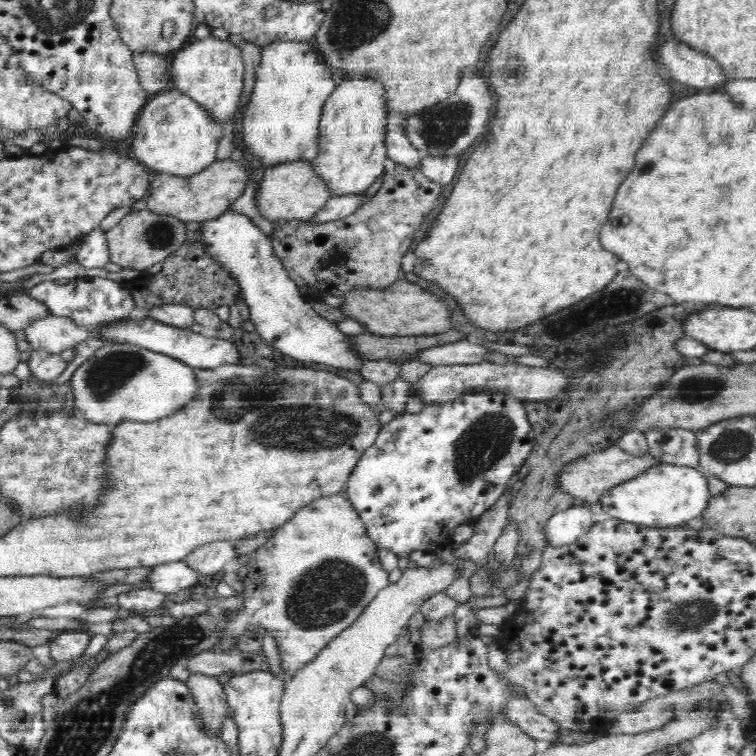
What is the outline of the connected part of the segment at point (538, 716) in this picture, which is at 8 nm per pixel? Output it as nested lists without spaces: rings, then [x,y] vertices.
[[[518,696],[510,701],[504,715],[536,739],[552,744],[561,739],[564,727],[560,726],[557,720],[542,714],[536,704],[528,698]]]

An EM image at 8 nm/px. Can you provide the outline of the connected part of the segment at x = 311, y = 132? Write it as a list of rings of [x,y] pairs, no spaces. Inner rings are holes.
[[[314,37],[310,39],[301,39],[296,41],[295,39],[277,39],[275,42],[270,42],[268,45],[264,45],[261,48],[260,62],[256,66],[256,82],[254,82],[254,90],[251,93],[249,103],[246,105],[246,110],[243,114],[242,121],[242,133],[246,145],[250,147],[250,151],[254,155],[258,155],[260,159],[264,161],[266,167],[270,164],[276,164],[276,162],[286,162],[286,160],[310,160],[320,156],[320,142],[319,142],[319,126],[322,114],[322,106],[330,92],[334,91],[336,88],[336,82],[333,80],[333,69],[332,67],[325,62],[323,59],[322,53],[320,53],[320,47],[316,45],[316,40]]]

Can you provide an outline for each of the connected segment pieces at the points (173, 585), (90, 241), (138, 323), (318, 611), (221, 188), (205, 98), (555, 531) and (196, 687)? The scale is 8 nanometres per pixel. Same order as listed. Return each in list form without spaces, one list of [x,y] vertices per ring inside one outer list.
[[[186,559],[156,565],[154,572],[147,578],[150,587],[156,592],[162,592],[169,597],[184,588],[198,585],[204,573],[190,567]]]
[[[100,225],[94,227],[84,236],[83,243],[77,248],[76,260],[86,268],[104,268],[111,261],[108,239]]]
[[[132,318],[130,321],[104,327],[105,329],[100,330],[102,334],[98,337],[104,337],[108,342],[139,344],[154,352],[169,354],[174,358],[187,362],[190,366],[200,369],[218,369],[219,366],[233,367],[241,365],[243,361],[243,354],[235,342],[218,336],[206,337],[200,333],[192,332],[189,328],[182,329],[146,318],[139,320]]]
[[[346,487],[312,500],[299,509],[292,520],[278,526],[272,538],[264,541],[247,562],[248,575],[243,581],[245,589],[242,593],[244,609],[233,614],[222,643],[216,648],[234,648],[232,638],[244,632],[249,623],[257,623],[276,641],[282,672],[286,678],[293,677],[340,637],[380,590],[390,584],[389,574],[380,564],[379,549],[376,541],[368,535],[364,519],[352,505]]]
[[[232,158],[214,161],[210,166],[188,176],[154,172],[151,189],[145,196],[147,206],[156,212],[167,212],[184,222],[213,220],[229,210],[229,206],[242,196],[250,184],[246,166]]]
[[[212,33],[206,38],[192,37],[172,60],[171,87],[189,94],[202,106],[211,110],[213,117],[226,123],[232,116],[243,89],[244,65],[238,44],[220,40]]]
[[[572,506],[557,511],[548,518],[541,531],[545,539],[544,546],[558,548],[577,542],[594,524],[590,507]]]
[[[191,672],[187,679],[196,702],[202,707],[205,722],[211,728],[221,728],[228,711],[227,696],[224,685],[218,676],[210,676],[201,672]]]

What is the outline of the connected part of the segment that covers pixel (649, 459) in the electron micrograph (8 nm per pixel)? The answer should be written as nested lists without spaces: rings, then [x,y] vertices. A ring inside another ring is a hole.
[[[616,444],[606,450],[583,456],[571,462],[563,470],[559,481],[564,491],[568,491],[577,498],[584,499],[591,504],[600,500],[605,490],[610,489],[611,486],[639,477],[640,474],[650,470],[653,466],[662,463],[664,462],[655,456],[651,450],[646,450],[644,454],[632,454]]]

